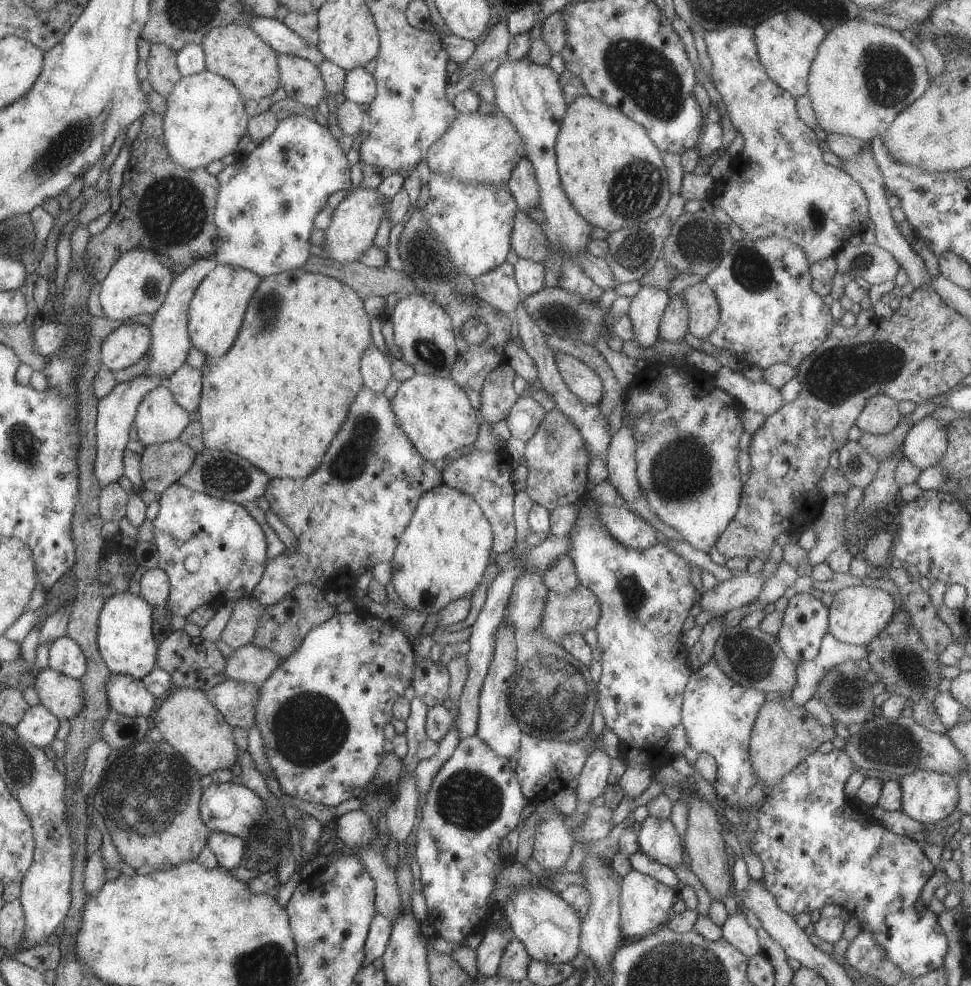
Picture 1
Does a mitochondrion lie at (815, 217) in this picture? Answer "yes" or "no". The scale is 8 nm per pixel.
yes

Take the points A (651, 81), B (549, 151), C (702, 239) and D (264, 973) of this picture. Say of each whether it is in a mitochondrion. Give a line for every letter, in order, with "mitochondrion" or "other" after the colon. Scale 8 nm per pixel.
A: mitochondrion
B: other
C: mitochondrion
D: mitochondrion

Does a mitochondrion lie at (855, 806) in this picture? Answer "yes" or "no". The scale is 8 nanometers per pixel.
no

